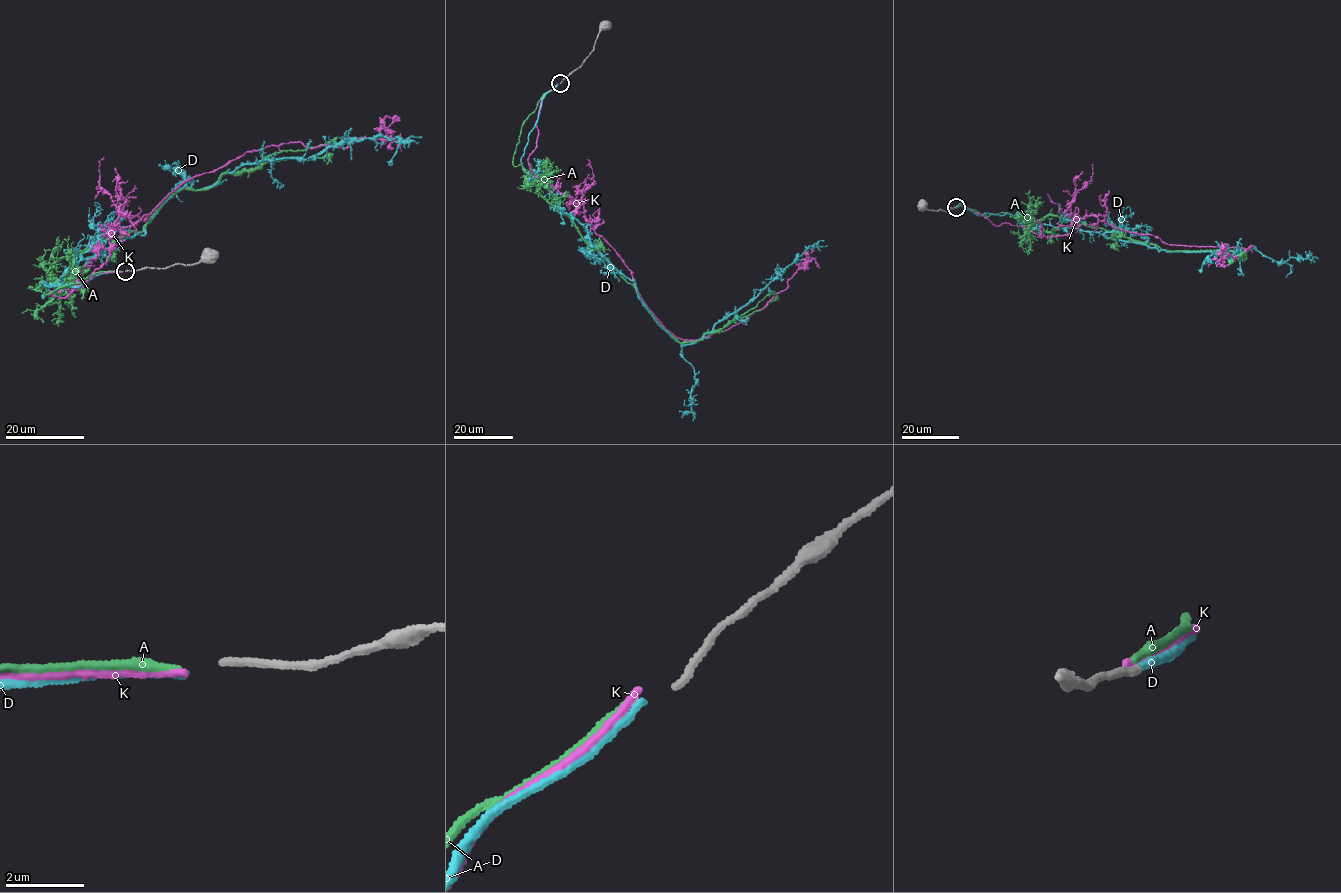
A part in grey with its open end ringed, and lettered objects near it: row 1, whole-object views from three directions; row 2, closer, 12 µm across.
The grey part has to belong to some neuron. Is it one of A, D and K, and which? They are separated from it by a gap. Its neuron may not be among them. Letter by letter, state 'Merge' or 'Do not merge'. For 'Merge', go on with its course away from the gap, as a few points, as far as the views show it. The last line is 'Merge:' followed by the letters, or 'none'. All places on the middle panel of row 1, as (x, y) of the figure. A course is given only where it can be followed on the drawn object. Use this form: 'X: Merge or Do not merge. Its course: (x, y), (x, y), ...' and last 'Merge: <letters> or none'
A: Merge. Its course: (557, 84), (522, 127), (513, 165), (634, 287), (654, 320), (680, 342), (699, 341), (778, 298)
D: Do not merge
K: Do not merge
Merge: A

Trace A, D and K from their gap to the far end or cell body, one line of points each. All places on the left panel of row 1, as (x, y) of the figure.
A: (121, 271), (46, 294), (29, 287), (55, 284), (55, 263), (81, 250), (143, 230), (172, 195), (337, 136)
D: (122, 272), (41, 284), (143, 234), (176, 191), (245, 164), (379, 136), (398, 138), (389, 165)
K: (122, 271), (47, 294), (89, 279), (109, 227), (146, 220), (185, 181), (272, 145), (385, 137), (385, 115)

